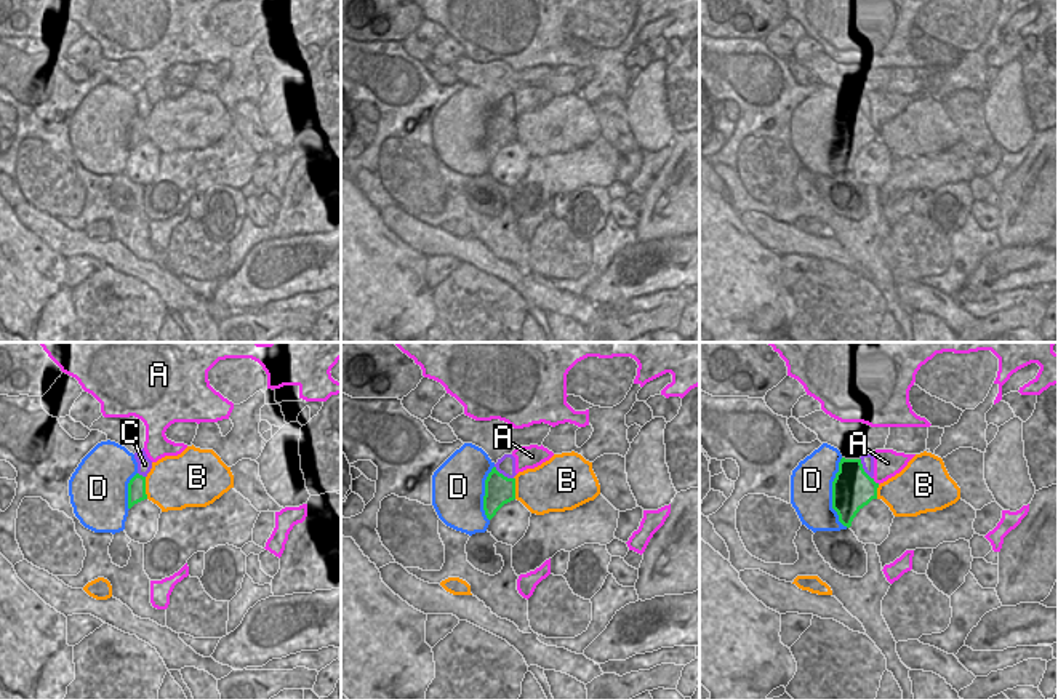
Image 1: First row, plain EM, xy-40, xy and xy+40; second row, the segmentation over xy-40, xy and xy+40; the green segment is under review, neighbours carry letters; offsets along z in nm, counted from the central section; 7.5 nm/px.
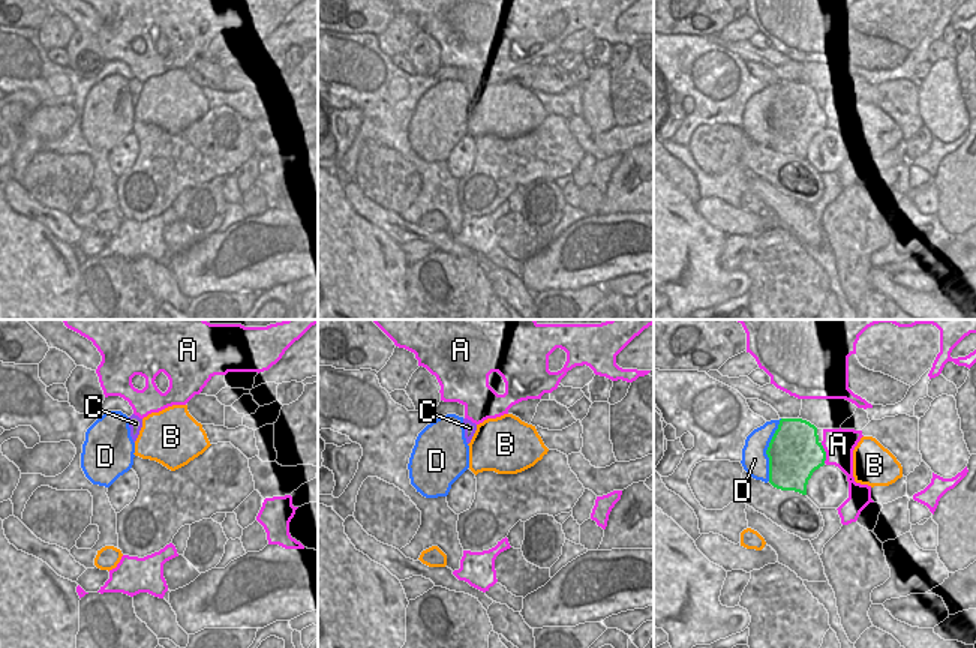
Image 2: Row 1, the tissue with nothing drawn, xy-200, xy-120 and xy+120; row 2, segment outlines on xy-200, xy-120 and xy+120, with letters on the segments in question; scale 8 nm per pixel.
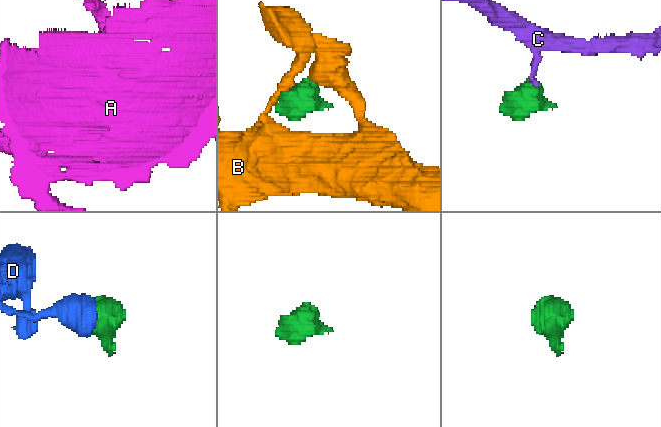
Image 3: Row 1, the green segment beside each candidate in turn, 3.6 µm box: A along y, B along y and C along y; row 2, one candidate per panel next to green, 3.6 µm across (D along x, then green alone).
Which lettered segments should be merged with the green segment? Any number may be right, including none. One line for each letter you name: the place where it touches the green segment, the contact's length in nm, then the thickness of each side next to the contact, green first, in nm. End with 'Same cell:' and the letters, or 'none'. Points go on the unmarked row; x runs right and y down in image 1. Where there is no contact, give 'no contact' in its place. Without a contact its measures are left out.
Same cell: none

